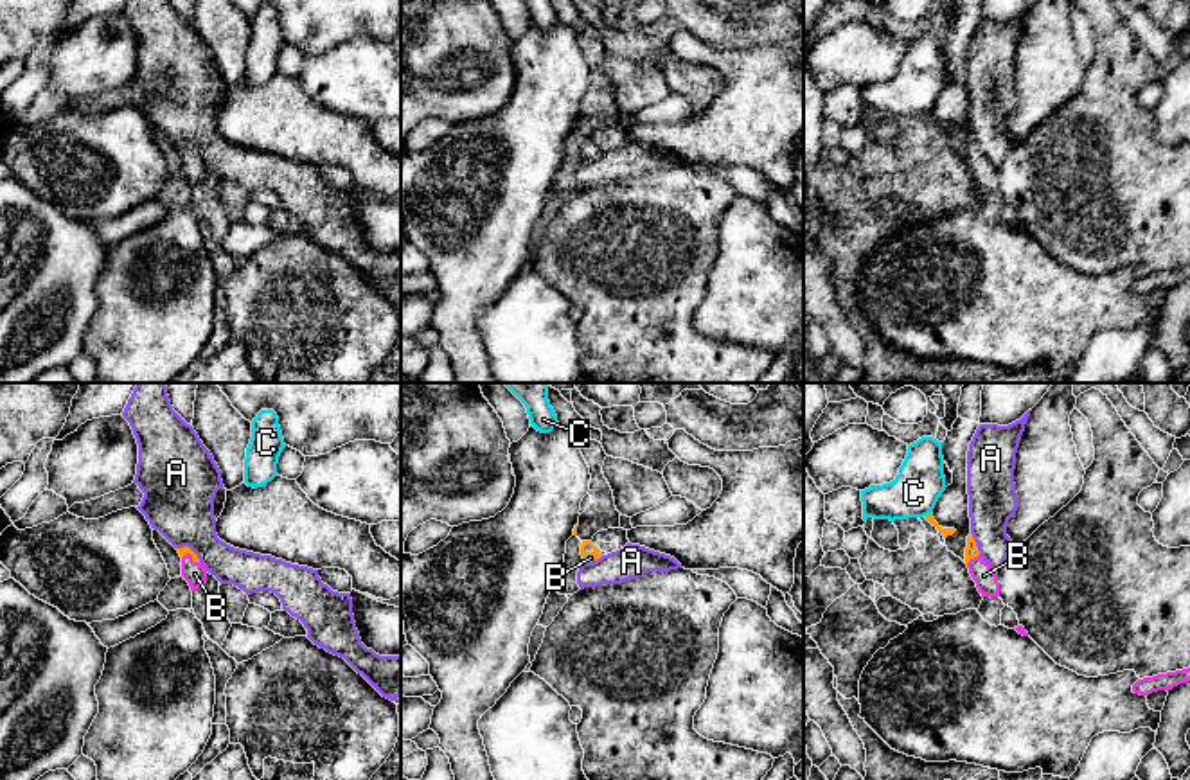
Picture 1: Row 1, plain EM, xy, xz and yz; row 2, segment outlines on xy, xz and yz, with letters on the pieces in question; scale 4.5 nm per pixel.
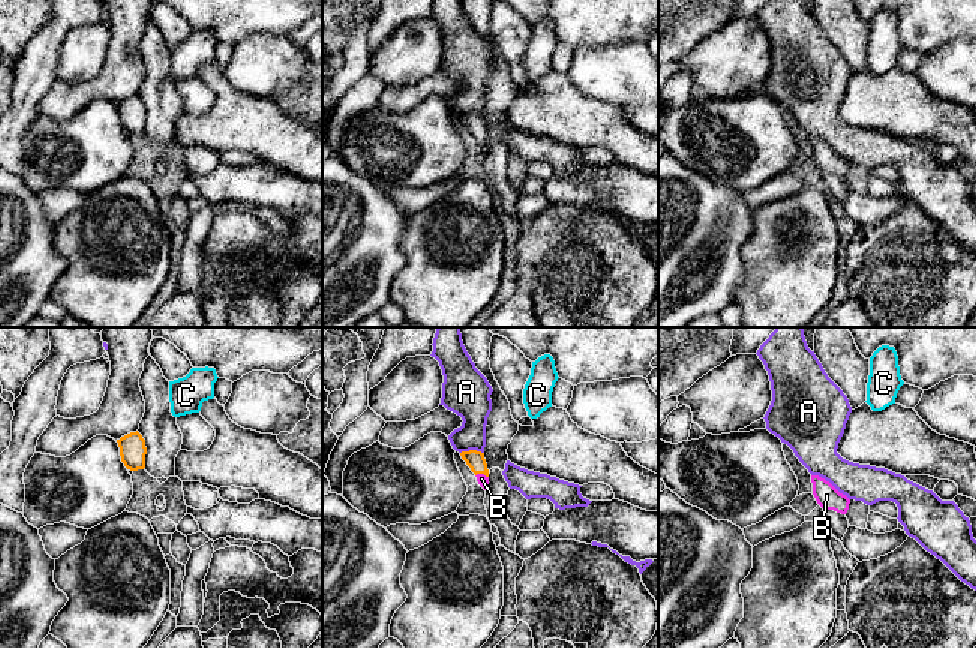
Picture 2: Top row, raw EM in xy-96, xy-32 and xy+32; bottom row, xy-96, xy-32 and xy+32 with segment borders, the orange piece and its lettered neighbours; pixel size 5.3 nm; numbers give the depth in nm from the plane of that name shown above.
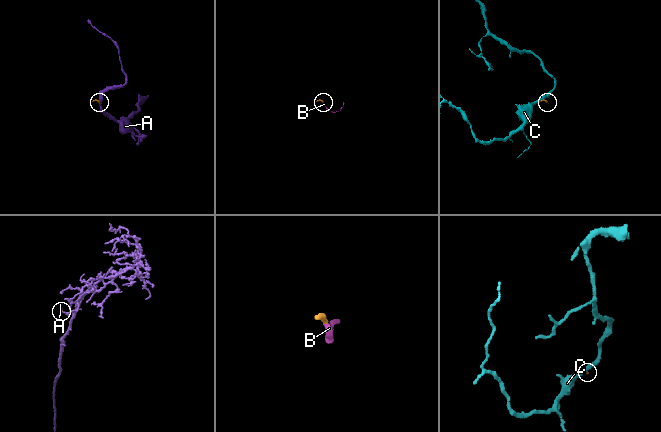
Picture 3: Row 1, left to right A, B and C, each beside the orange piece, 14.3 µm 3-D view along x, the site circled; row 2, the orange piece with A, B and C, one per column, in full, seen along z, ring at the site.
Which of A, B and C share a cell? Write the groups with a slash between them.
A / B / C

